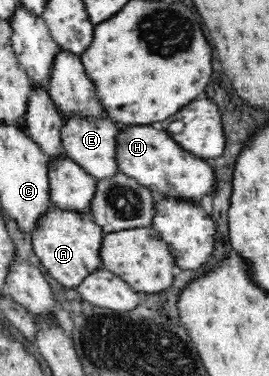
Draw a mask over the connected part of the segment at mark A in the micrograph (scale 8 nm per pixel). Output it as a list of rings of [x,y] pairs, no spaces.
[[[52,202],[33,222],[31,244],[43,266],[55,280],[69,287],[75,287],[88,273],[100,266],[99,248],[104,230],[97,224],[89,210],[61,208]]]

